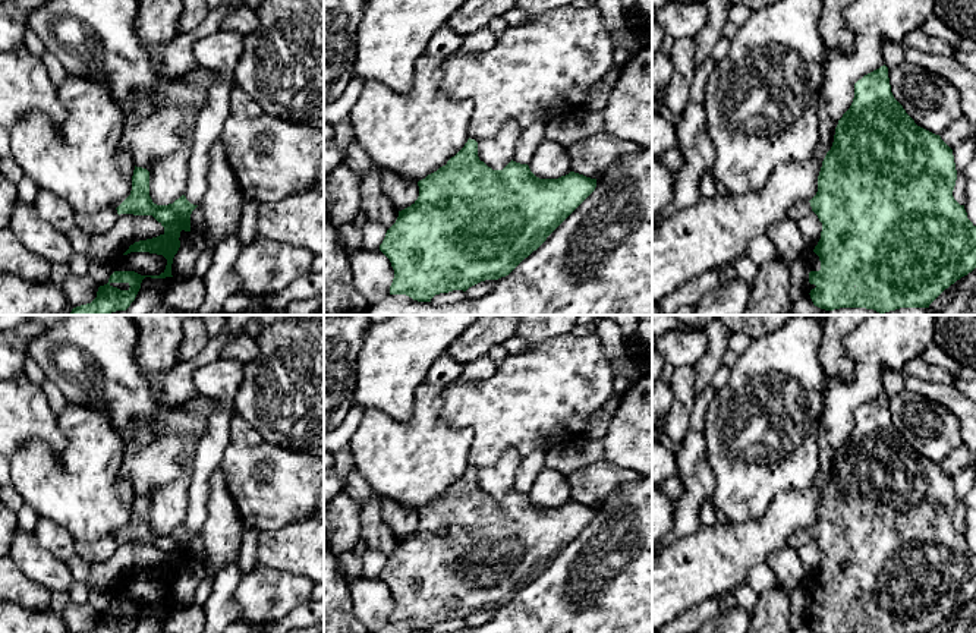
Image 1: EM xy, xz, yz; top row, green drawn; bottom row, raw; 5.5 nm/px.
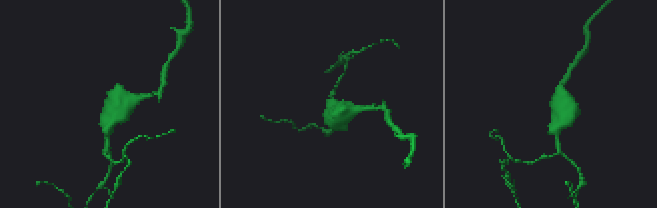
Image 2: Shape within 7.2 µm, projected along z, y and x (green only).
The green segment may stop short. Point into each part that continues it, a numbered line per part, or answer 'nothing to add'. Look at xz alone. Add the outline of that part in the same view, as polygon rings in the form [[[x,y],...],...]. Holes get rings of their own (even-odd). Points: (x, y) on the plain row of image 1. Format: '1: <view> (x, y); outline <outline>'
nothing to add

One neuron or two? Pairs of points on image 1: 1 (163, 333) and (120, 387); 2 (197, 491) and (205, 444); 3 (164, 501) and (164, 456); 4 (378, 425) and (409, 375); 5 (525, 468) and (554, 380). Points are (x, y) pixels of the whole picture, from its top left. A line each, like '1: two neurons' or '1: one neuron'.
1: two neurons
2: one neuron
3: two neurons
4: two neurons
5: two neurons

